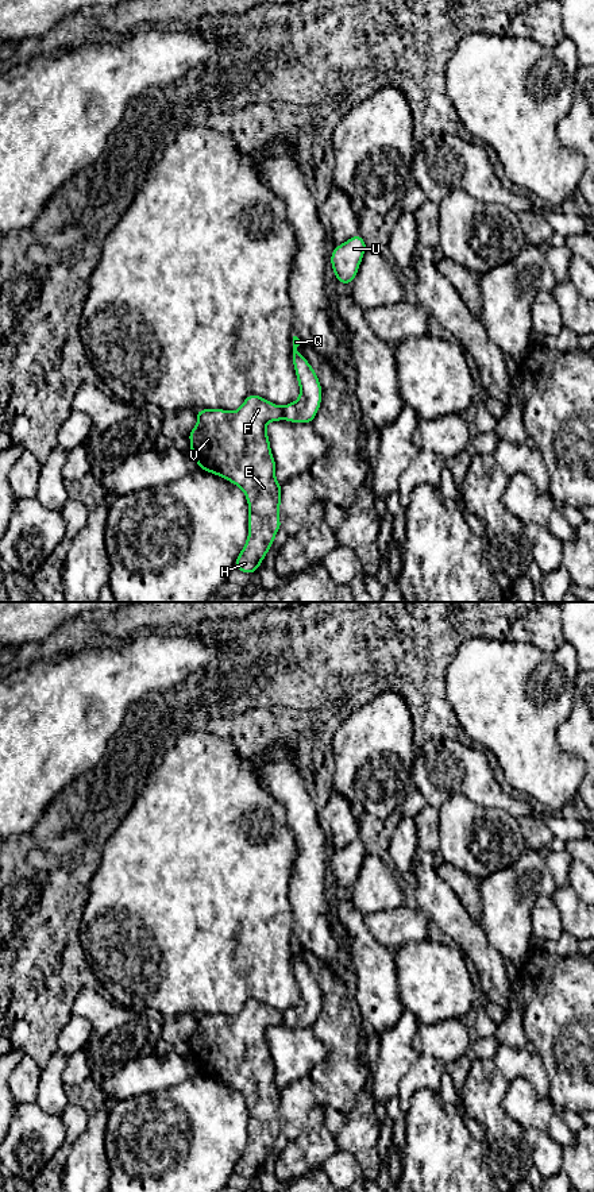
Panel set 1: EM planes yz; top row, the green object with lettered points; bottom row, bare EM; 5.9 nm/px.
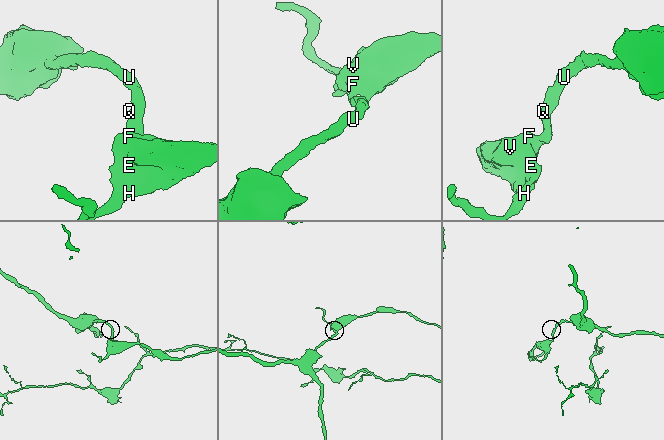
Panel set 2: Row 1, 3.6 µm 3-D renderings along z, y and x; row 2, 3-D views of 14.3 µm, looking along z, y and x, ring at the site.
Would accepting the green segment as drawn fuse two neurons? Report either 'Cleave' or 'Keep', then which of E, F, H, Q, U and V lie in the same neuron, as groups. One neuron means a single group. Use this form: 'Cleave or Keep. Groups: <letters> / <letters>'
Keep. Groups: E F H Q U V

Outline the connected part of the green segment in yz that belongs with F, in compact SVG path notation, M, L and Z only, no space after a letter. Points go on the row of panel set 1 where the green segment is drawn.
M293 336L293 366L300 385L297 401L285 406L250 394L235 412L197 410L197 425L190 431L190 452L198 468L239 486L248 502L248 537L235 568L251 574L281 529L282 486L275 479L275 460L266 432L269 421L313 423L321 404L321 385L309 362L297 351L302 344Z

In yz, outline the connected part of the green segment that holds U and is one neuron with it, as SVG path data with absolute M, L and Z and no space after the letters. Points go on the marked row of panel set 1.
M359 234L333 248L331 266L340 283L351 285L366 250L367 246Z

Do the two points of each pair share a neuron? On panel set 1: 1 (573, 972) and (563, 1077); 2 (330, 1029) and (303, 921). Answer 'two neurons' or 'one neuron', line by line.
1: one neuron
2: two neurons

